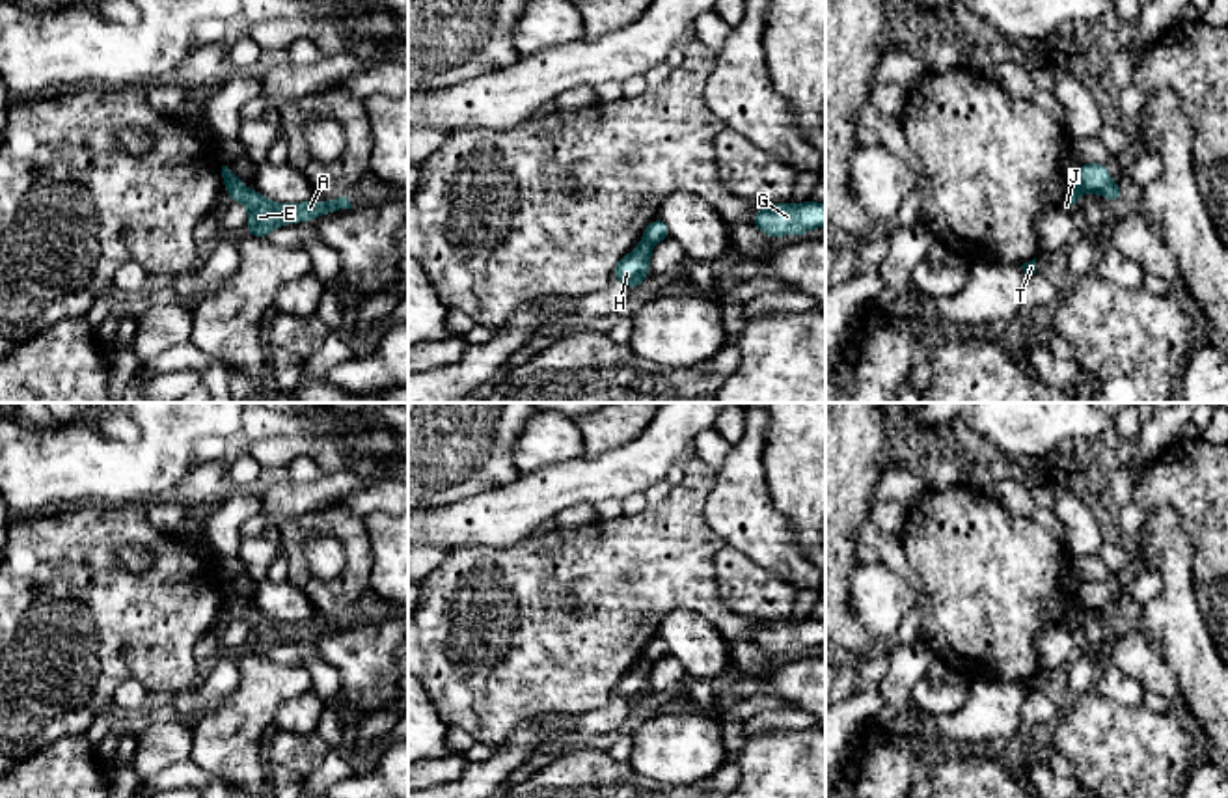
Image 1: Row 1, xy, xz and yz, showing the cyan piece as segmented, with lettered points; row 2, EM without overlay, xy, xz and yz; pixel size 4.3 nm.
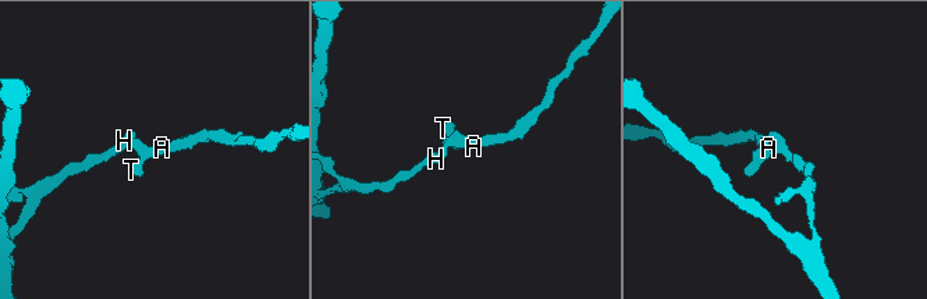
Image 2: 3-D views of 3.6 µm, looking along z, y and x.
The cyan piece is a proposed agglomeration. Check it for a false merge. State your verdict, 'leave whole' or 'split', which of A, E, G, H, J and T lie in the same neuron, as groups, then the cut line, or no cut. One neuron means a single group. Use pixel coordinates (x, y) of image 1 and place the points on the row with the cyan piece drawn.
split; A E G J T / H; cut in yz along (1074, 179), (1083, 191)

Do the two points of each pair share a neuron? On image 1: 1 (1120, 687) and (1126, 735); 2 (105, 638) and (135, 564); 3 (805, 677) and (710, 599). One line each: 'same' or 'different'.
1: different
2: different
3: different

